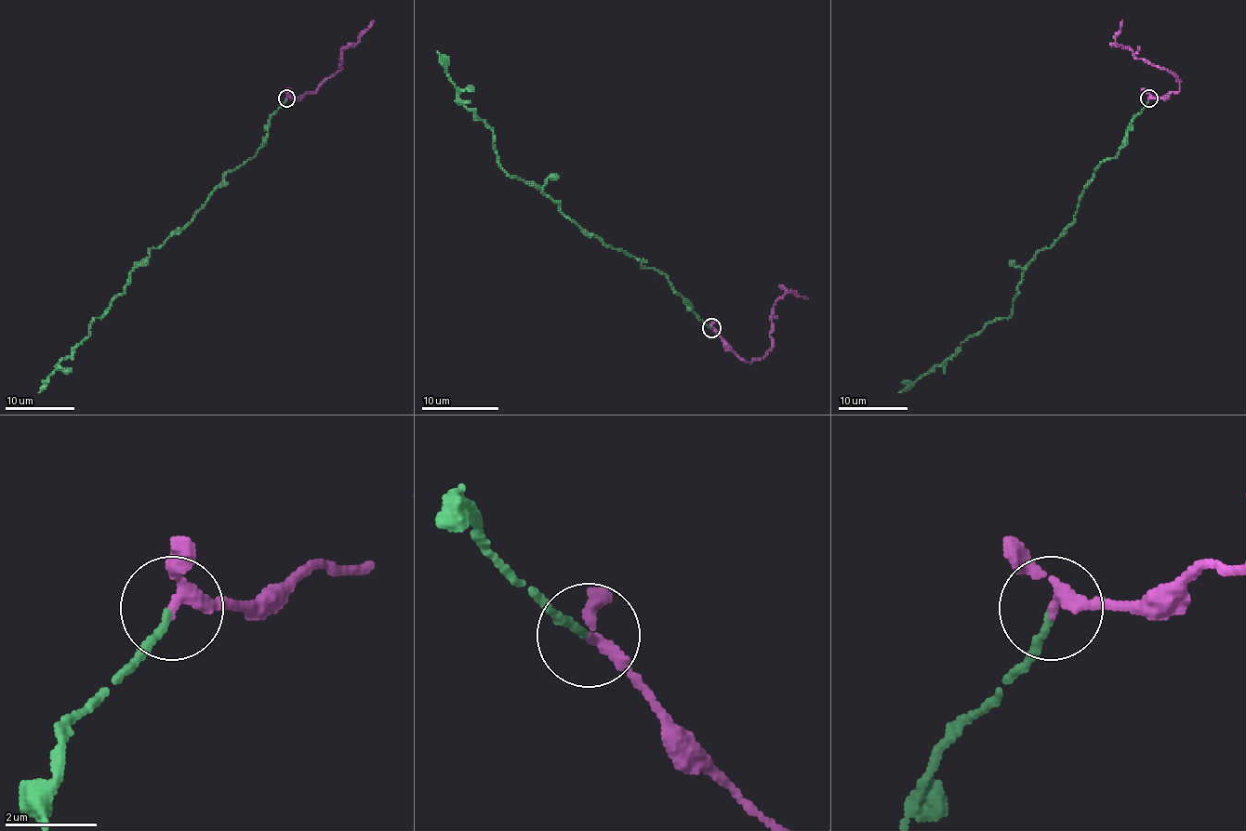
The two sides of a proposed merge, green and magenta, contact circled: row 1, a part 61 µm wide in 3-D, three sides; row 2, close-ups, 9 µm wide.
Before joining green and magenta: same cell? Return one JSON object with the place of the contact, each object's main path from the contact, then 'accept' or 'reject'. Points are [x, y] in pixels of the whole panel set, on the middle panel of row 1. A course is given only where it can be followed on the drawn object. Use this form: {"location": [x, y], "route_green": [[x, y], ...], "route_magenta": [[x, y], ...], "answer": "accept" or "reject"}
{"location": [711, 328], "route_green": [[712, 327], [664, 273], [587, 235], [560, 203], [512, 178], [498, 162], [493, 129], [458, 98], [437, 51]], "route_magenta": [[712, 327], [743, 360], [760, 360], [772, 347], [772, 310], [777, 300], [790, 291], [808, 298]], "answer": "accept"}

